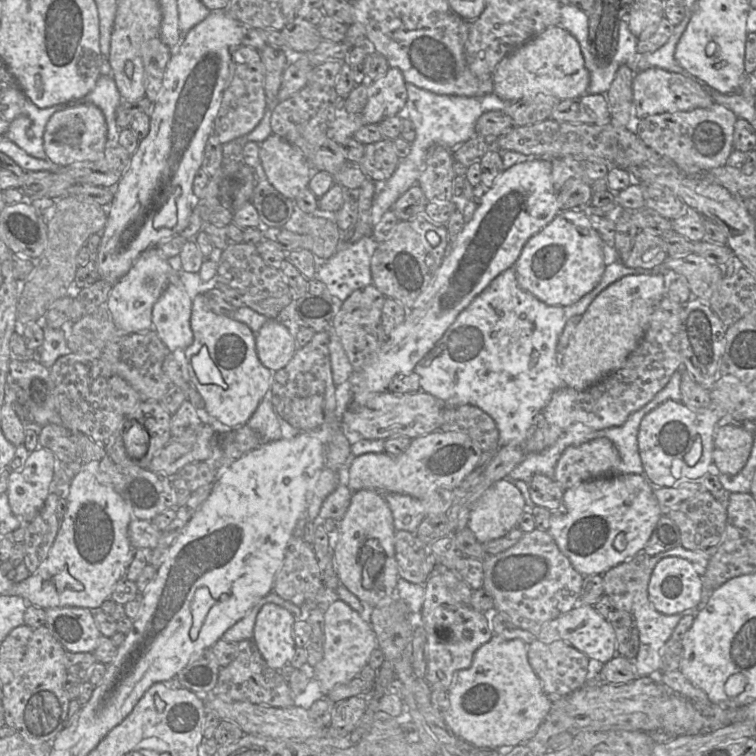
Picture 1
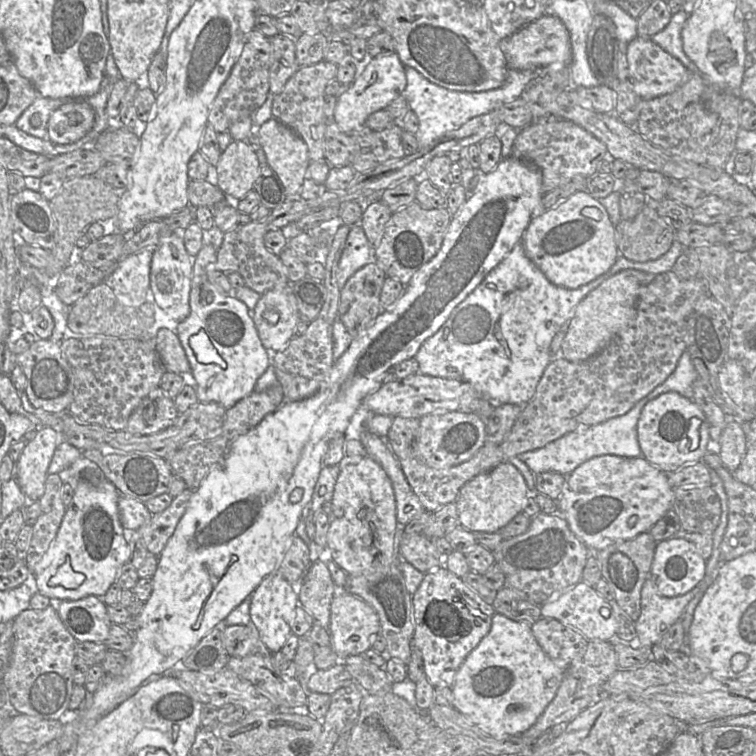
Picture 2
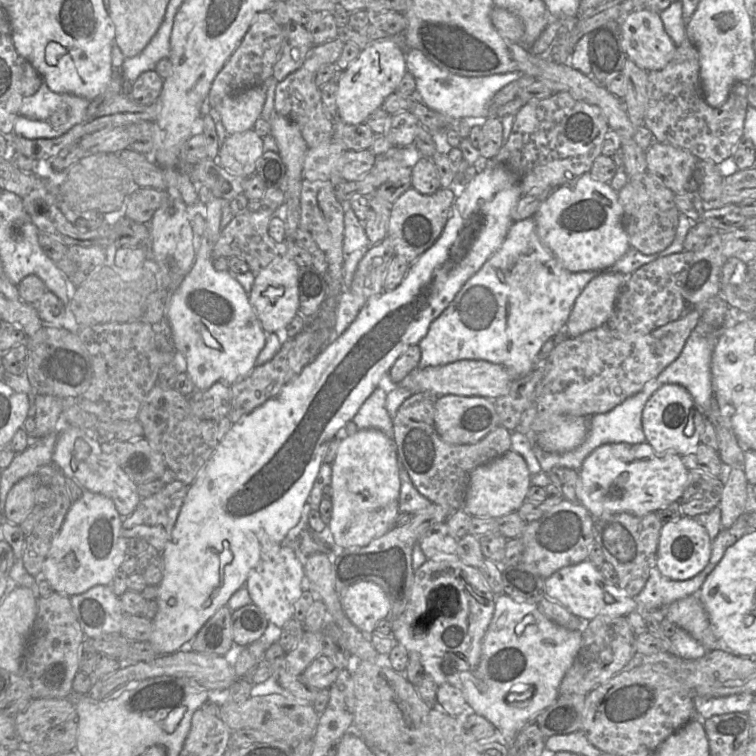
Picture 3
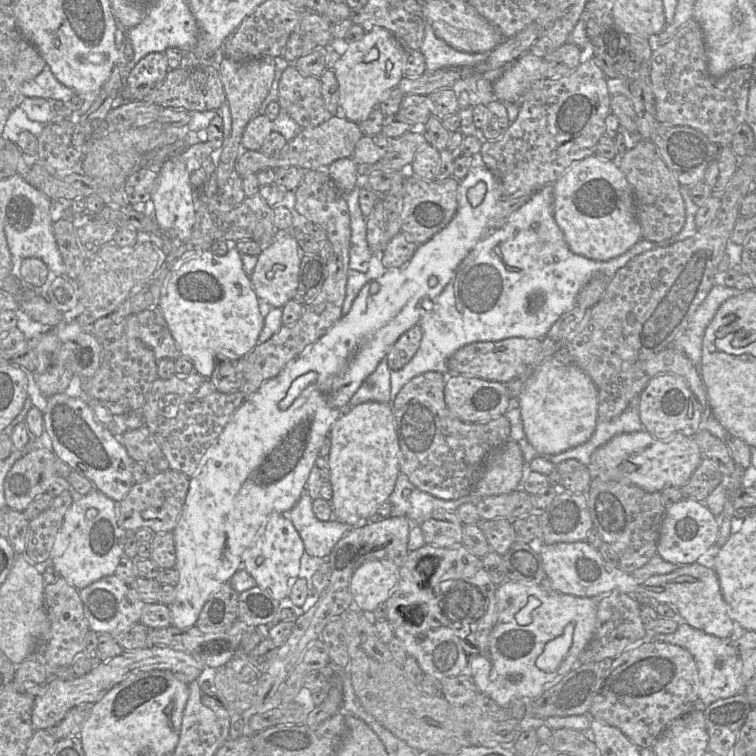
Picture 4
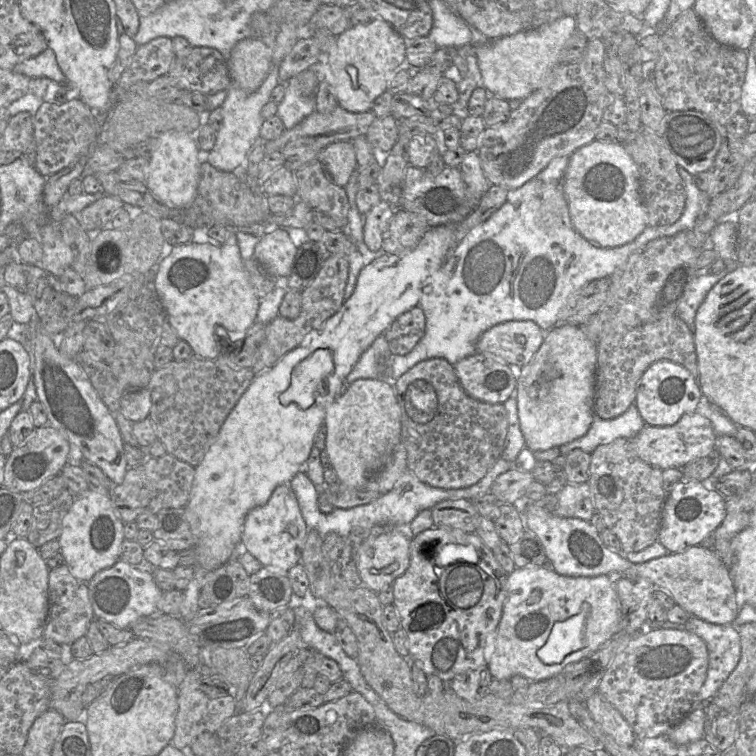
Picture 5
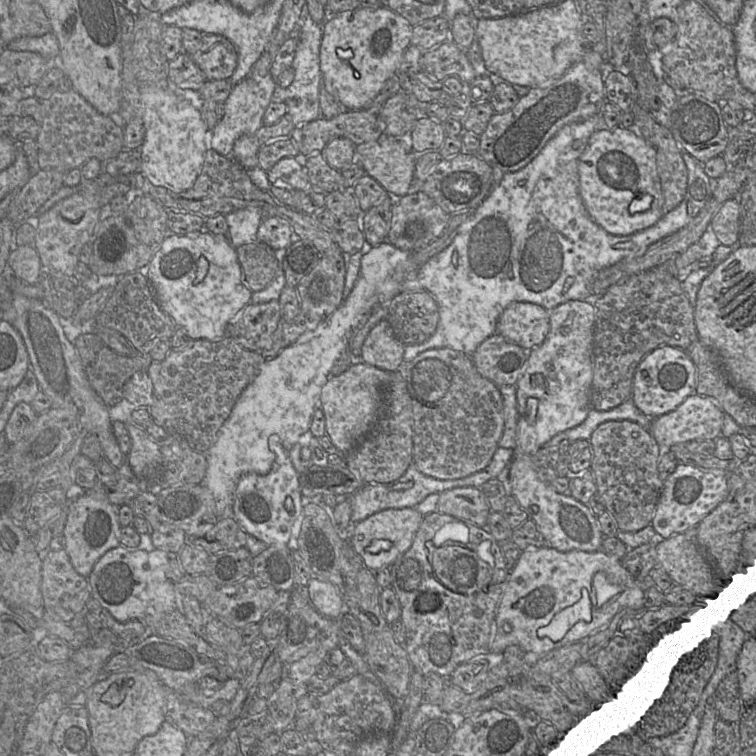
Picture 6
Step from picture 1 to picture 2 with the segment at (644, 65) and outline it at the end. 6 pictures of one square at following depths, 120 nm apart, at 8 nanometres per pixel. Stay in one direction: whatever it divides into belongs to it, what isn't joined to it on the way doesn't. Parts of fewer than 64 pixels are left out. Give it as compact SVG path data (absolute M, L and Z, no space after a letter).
M682 9L671 16L669 24L658 34L652 37L654 43L678 59L691 73L702 76L695 64L687 57L682 47L682 30L689 15Z

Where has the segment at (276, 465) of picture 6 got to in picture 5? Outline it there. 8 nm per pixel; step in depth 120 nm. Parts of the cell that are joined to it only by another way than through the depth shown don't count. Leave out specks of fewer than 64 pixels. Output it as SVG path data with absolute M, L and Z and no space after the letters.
M284 483L275 488L264 505L252 509L247 514L242 529L241 547L244 552L252 554L262 566L275 566L289 572L291 568L301 562L308 530L290 483Z

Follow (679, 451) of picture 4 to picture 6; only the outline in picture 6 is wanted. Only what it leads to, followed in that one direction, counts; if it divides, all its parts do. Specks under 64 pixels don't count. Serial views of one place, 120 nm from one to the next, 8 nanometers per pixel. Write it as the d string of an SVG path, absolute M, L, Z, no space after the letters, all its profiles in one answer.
M694 393L676 410L654 419L649 431L657 441L662 456L676 444L696 440L715 440L722 436L723 418L724 411L712 398Z

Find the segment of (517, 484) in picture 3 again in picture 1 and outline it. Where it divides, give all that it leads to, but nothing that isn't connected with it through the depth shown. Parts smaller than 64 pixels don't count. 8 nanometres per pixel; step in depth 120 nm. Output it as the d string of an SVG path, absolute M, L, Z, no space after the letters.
M504 478L491 485L475 502L467 528L480 543L507 534L518 525L525 501L517 486Z

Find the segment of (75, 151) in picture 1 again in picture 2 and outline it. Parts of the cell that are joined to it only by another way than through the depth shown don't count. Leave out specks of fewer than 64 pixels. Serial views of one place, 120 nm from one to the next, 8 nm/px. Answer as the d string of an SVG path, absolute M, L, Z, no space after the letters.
M73 100L49 117L47 132L55 144L72 144L83 139L93 128L95 114L85 100Z

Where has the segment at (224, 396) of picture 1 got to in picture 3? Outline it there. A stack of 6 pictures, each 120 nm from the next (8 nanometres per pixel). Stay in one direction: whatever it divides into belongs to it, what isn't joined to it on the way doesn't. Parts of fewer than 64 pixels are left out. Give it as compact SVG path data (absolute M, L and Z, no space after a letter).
M213 197L207 206L204 233L194 265L181 284L170 294L167 320L172 329L172 343L181 360L181 367L188 373L198 391L210 388L221 381L230 386L244 379L255 367L256 360L266 344L266 332L250 303L249 294L230 271L217 271L213 250L221 233L220 223L224 200Z

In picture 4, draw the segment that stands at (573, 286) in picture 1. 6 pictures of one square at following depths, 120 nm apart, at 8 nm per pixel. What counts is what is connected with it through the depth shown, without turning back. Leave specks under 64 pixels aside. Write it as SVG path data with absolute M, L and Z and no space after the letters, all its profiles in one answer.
M590 155L575 161L553 184L553 217L569 249L606 261L629 250L642 238L631 187L615 160Z

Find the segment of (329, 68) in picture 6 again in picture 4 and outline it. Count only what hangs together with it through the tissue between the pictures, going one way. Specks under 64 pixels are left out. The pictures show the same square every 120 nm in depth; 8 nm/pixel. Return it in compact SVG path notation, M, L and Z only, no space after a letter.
M380 26L373 27L370 31L365 32L359 41L349 45L345 45L344 40L343 53L333 66L339 86L339 108L337 115L356 123L364 121L374 108L387 97L387 94L397 87L404 78L406 59L407 50L404 46L390 31Z

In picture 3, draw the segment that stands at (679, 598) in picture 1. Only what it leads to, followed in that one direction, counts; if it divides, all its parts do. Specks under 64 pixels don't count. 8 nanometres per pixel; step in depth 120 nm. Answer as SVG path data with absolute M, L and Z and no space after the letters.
M693 517L663 524L661 528L656 567L661 574L671 580L685 581L699 574L707 565L711 555L712 539L706 529Z

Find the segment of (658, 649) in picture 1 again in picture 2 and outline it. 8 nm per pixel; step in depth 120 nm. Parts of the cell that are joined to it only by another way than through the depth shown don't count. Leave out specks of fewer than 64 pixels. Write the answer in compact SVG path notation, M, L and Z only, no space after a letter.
M649 574L641 591L641 613L635 624L641 647L652 649L658 644L668 628L680 619L686 606L697 593L698 585L681 596L662 596Z

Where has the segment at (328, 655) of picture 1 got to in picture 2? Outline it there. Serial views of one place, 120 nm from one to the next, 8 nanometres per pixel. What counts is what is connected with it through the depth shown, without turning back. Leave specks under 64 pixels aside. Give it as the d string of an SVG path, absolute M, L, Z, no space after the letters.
M338 590L331 602L328 631L332 647L341 661L372 648L375 636L380 633L379 618L364 600Z

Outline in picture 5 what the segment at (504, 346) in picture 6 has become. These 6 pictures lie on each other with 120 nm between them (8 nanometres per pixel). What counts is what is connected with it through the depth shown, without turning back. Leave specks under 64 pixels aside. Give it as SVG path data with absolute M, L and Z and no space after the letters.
M474 352L454 365L465 392L472 398L504 404L516 392L512 366Z

